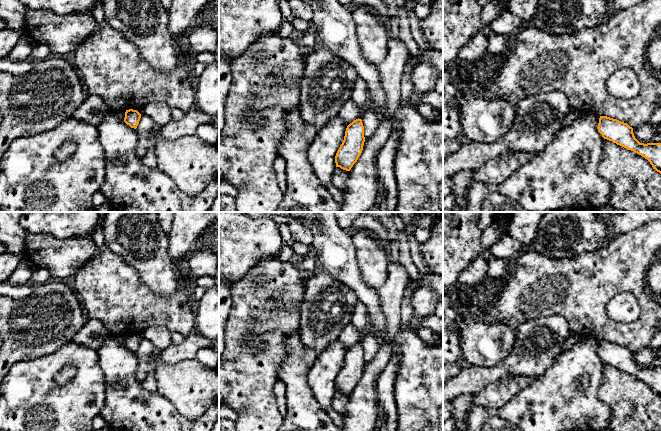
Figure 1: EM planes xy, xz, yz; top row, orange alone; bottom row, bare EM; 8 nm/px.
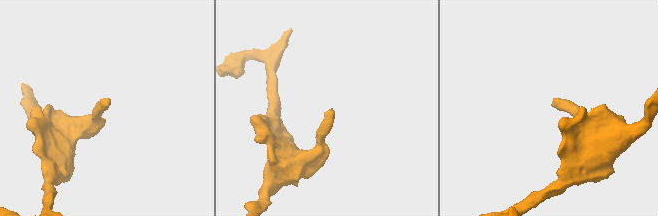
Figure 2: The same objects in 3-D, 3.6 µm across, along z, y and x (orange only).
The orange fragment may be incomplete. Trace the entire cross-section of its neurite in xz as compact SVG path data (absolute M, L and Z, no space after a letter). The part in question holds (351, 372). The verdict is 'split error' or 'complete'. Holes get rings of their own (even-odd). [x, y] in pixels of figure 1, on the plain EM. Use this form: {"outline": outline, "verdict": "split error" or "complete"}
{"outline": "M358 342L346 352L344 364L335 380L336 391L350 395L362 377L364 366L364 350Z", "verdict": "complete"}

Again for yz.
{"outline": "M600 340L597 353L604 363L647 383L653 393L661 398L661 367L640 367L635 362L632 351L607 340Z", "verdict": "complete"}

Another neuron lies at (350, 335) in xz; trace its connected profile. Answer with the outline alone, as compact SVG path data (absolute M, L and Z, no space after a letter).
M352 323L346 325L339 335L340 341L349 348L358 343L359 338L359 331L352 325Z

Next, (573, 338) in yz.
M572 333L564 342L562 353L572 348L582 338L582 335Z

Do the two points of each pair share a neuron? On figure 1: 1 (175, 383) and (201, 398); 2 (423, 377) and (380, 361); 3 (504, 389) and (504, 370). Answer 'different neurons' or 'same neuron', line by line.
1: same neuron
2: different neurons
3: different neurons

